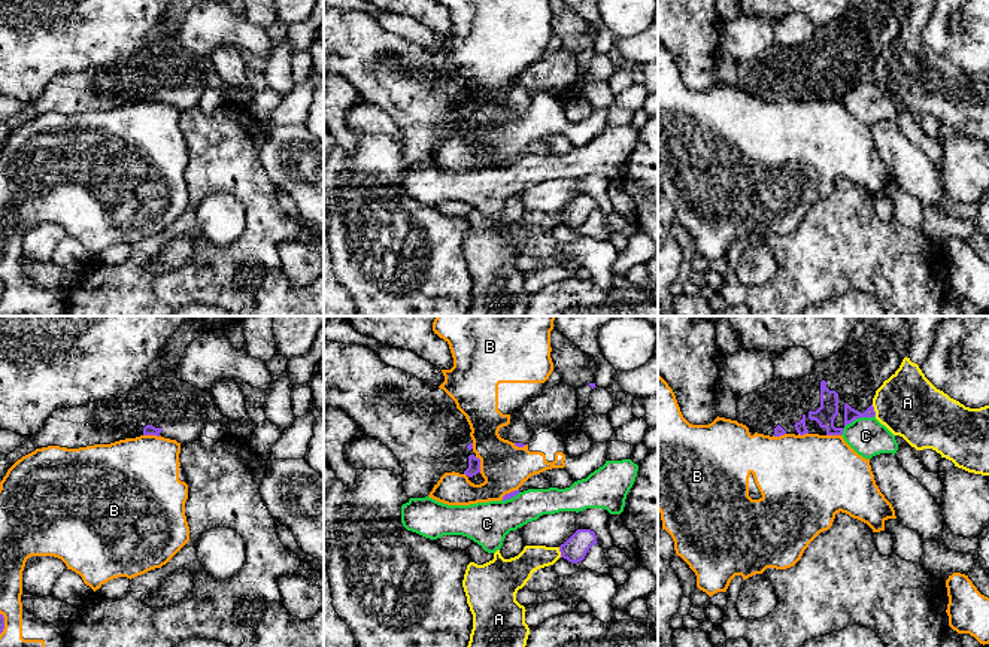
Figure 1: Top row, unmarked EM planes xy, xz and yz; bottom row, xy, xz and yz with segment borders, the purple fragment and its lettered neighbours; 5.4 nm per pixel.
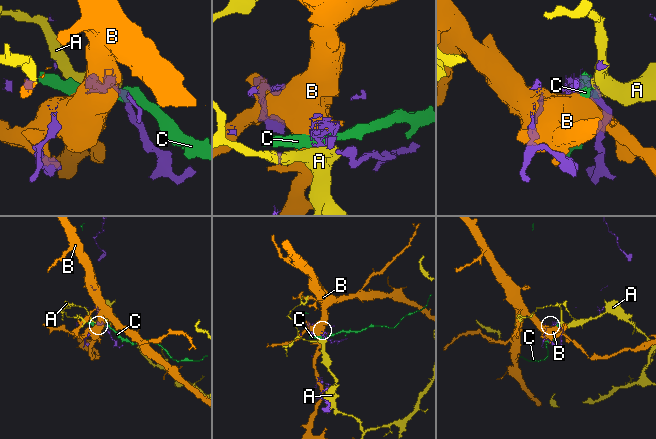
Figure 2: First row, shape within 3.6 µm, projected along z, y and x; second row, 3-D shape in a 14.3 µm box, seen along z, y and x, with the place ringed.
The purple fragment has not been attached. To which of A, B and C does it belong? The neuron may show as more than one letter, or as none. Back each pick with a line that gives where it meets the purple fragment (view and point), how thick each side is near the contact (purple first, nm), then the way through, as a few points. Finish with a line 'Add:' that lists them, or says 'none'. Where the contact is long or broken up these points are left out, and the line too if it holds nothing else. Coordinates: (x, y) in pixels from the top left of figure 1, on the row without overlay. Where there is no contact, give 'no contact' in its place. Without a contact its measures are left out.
Add: none

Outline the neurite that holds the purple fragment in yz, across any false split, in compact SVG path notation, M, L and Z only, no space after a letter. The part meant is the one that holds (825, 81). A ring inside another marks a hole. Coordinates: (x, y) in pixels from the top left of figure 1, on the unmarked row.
M850 0L832 22L816 27L804 43L774 43L767 54L738 63L737 88L749 95L780 103L785 100L841 101L846 91L859 83L874 83L876 57L899 34L907 22L911 0Z

